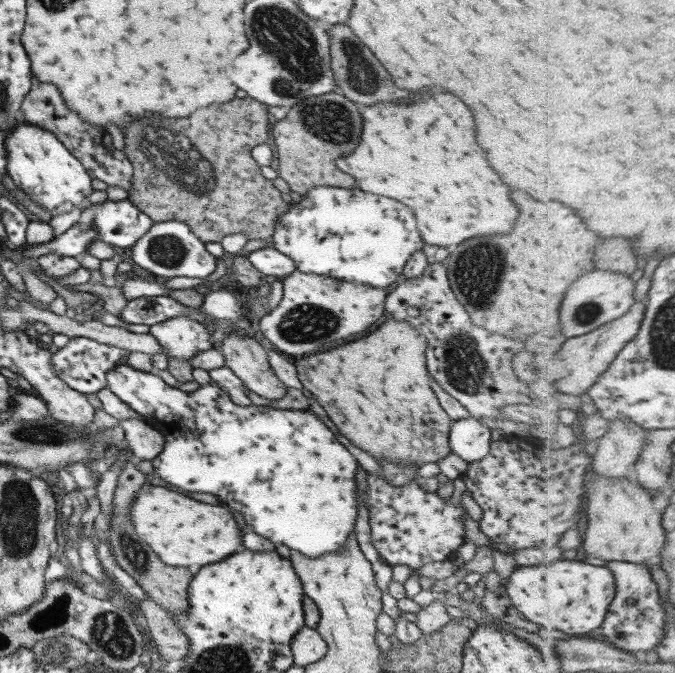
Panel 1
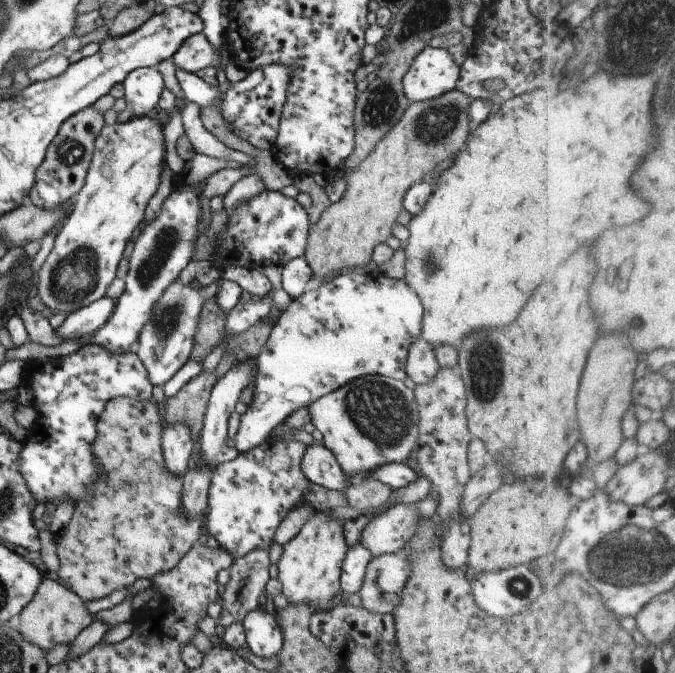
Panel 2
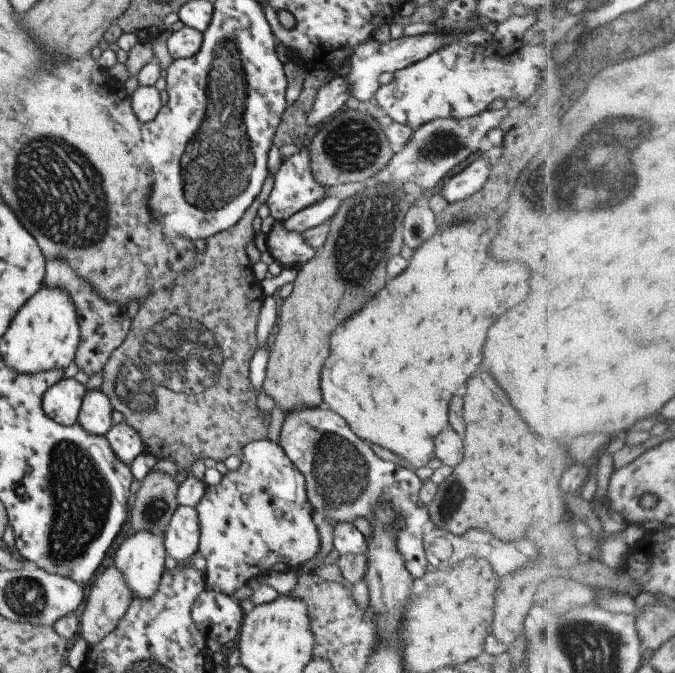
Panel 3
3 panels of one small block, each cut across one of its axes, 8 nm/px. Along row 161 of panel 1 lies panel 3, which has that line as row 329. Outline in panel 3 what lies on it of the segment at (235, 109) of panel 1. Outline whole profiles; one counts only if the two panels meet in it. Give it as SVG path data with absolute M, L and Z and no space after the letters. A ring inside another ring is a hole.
M267 175L267 178L263 180L261 192L257 194L257 198L253 200L251 206L243 212L243 216L239 218L239 222L235 226L218 232L205 240L203 252L196 252L195 263L191 264L191 267L183 272L183 275L179 278L181 282L177 280L174 288L163 288L163 290L151 292L147 298L143 298L143 301L139 303L137 313L131 319L129 332L127 332L125 340L111 352L107 362L102 366L102 382L98 388L109 398L111 408L123 414L123 421L127 426L135 428L135 432L139 434L139 438L143 442L144 452L155 456L157 459L171 458L175 462L176 470L187 470L195 460L205 460L205 458L211 458L215 462L223 462L227 456L239 456L242 448L247 443L267 438L269 414L263 416L263 412L257 410L257 391L251 388L249 378L247 378L247 374L249 374L249 360L251 360L253 353L257 350L255 328L264 294L261 282L255 278L255 274L251 270L251 264L245 254L245 244L254 238L253 230L251 229L253 226L251 224L253 218L257 216L257 208L264 202L267 202L273 179L273 176Z

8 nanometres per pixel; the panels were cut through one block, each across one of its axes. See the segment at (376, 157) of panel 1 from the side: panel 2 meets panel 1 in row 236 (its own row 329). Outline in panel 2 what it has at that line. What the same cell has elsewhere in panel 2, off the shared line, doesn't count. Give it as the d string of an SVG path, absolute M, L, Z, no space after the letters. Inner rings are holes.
M601 70L595 76L591 76L587 82L581 82L581 84L577 84L577 79L569 79L566 85L558 89L525 90L524 93L520 93L501 104L493 116L486 118L481 125L472 131L474 133L471 140L467 142L467 146L455 153L457 154L453 158L455 162L445 172L441 172L438 176L433 176L430 179L432 185L433 180L435 180L433 192L427 197L423 210L412 216L407 226L408 237L403 244L405 248L403 280L411 290L415 291L421 301L422 321L417 339L423 339L431 346L451 345L457 347L458 342L471 330L485 328L485 326L509 324L511 320L515 320L515 316L519 314L519 310L527 302L531 290L539 284L541 278L545 278L545 274L551 274L551 278L553 278L555 270L569 256L575 256L573 252L577 252L581 246L589 246L591 242L595 242L599 232L603 232L605 228L609 228L613 224L627 222L627 220L645 218L651 212L651 202L641 198L631 188L631 176L637 172L639 164L647 158L647 154L653 150L653 146L657 144L657 138L659 138L659 128L653 124L653 92L655 92L655 80L651 74L619 76L619 74L611 74L611 72Z

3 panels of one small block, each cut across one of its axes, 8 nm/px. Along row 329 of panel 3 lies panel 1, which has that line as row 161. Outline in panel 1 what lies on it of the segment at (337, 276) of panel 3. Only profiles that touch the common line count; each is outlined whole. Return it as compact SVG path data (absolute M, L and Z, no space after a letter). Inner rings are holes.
M331 92L305 98L293 104L281 120L273 124L273 144L277 156L277 176L282 178L291 192L303 197L315 186L343 189L356 185L355 179L335 166L335 160L351 154L359 142L361 116L358 106L342 94Z

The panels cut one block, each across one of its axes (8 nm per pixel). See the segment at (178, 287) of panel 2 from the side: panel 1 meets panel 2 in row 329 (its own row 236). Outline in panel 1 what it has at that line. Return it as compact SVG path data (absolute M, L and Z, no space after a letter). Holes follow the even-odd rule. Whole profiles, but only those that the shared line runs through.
M181 221L153 223L148 232L131 246L131 261L153 275L167 279L173 276L187 276L204 280L205 276L215 270L217 264L217 258L207 252L204 242Z

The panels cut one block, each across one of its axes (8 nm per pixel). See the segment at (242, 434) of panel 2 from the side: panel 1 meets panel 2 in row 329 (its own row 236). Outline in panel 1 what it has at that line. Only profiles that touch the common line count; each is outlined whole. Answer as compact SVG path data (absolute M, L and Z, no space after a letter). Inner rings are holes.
M315 186L307 190L297 203L291 203L286 214L280 216L269 240L271 247L291 258L295 270L303 274L325 275L347 282L359 282L373 288L392 287L407 258L425 243L421 240L411 210L391 198L379 198L361 190L347 190L332 186Z

